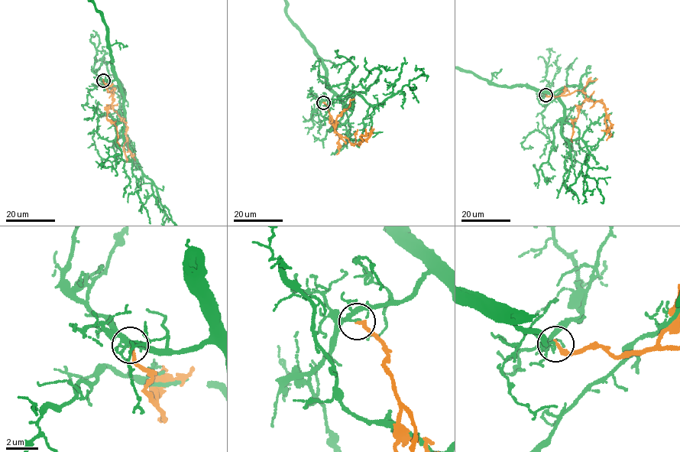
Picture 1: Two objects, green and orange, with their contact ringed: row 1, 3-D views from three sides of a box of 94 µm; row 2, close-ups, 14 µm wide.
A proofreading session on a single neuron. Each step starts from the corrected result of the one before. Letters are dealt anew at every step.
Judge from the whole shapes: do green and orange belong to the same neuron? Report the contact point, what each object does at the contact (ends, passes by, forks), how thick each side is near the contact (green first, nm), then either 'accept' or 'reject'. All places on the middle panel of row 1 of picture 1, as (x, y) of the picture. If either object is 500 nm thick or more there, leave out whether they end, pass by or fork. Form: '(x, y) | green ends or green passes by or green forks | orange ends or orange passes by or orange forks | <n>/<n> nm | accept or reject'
(323, 102) | green passes by | orange ends | 120/220 nm | reject

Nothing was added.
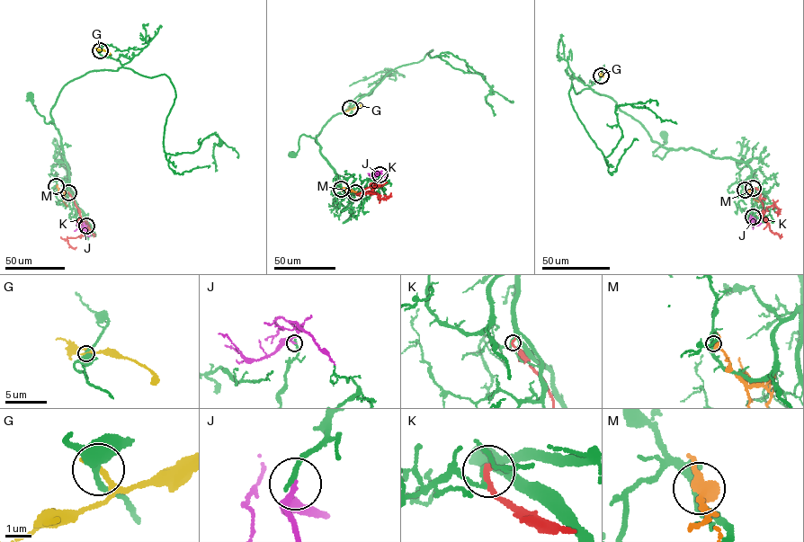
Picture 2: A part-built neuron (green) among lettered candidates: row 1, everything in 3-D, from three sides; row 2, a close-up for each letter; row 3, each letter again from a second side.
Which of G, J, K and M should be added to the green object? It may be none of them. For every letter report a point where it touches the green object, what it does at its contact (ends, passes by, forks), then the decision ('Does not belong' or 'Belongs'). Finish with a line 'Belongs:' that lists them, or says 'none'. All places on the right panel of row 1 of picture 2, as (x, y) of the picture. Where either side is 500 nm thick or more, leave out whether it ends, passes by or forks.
G: Touches green at (601, 75). It ends there. Does not belong
J: Touches green at (753, 217). It passes by. Does not belong
K: Touches green at (753, 188). It ends there. Does not belong
M: Touches green at (745, 190). It passes by. Does not belong
Belongs: none

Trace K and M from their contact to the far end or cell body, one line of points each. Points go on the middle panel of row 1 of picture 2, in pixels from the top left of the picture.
K: (355, 192), (362, 196), (372, 190), (374, 183), (378, 185), (366, 188), (363, 191), (375, 193)
M: (341, 189), (356, 191)

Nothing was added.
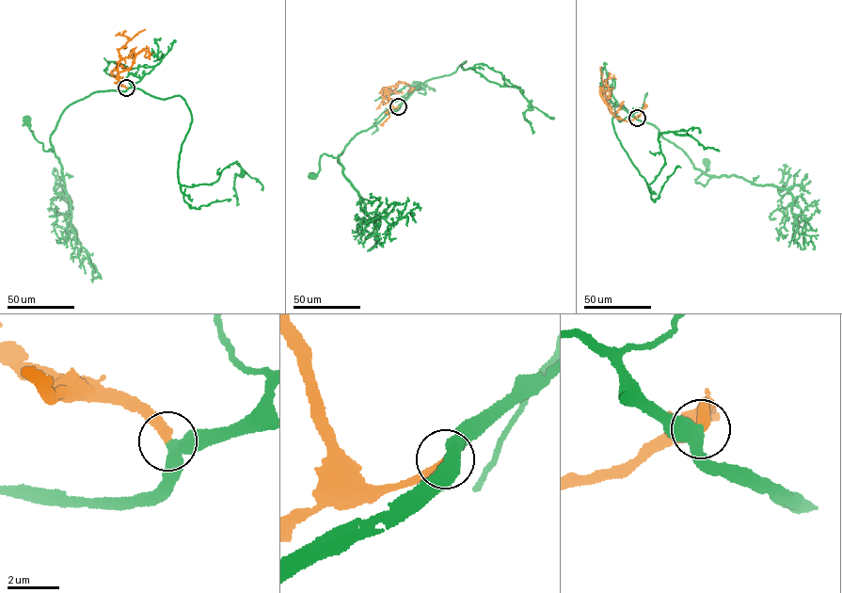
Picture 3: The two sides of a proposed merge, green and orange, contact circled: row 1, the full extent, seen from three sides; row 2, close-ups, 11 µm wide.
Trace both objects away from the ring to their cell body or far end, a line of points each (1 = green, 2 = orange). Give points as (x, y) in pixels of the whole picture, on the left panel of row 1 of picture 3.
1: (126, 88), (92, 92), (67, 107), (52, 133), (54, 149), (48, 151), (35, 138), (27, 120)
2: (126, 88), (120, 86), (118, 77), (119, 50), (130, 39), (115, 36)

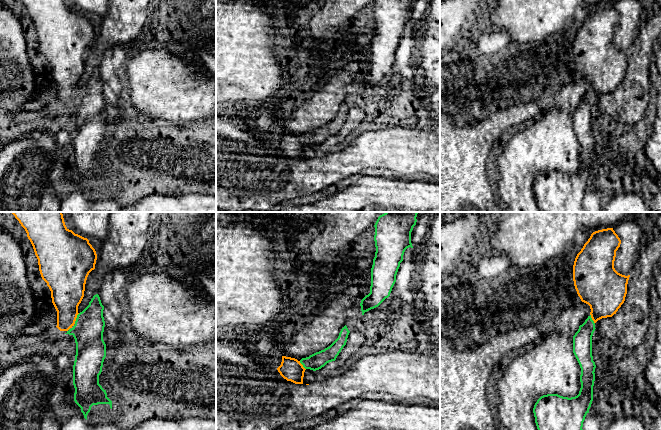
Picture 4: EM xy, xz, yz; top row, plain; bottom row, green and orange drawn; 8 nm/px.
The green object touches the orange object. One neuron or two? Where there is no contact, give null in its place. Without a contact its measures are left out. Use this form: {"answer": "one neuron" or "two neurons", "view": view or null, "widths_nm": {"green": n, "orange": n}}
{"answer": "one neuron", "view": "xy", "widths_nm": {"green": 240, "orange": 280}}

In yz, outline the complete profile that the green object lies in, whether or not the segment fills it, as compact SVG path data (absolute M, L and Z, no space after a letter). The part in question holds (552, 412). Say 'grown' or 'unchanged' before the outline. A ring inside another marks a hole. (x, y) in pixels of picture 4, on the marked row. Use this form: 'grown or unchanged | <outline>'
grown | M613 228L598 230L591 234L575 258L573 265L574 286L581 301L588 304L591 309L590 315L573 336L573 353L581 368L581 388L579 394L571 398L558 394L541 396L533 408L538 430L583 430L583 422L593 401L596 365L592 356L592 336L596 329L595 323L602 318L612 317L616 314L627 294L630 275L622 275L614 268L616 251L620 244L621 240Z

